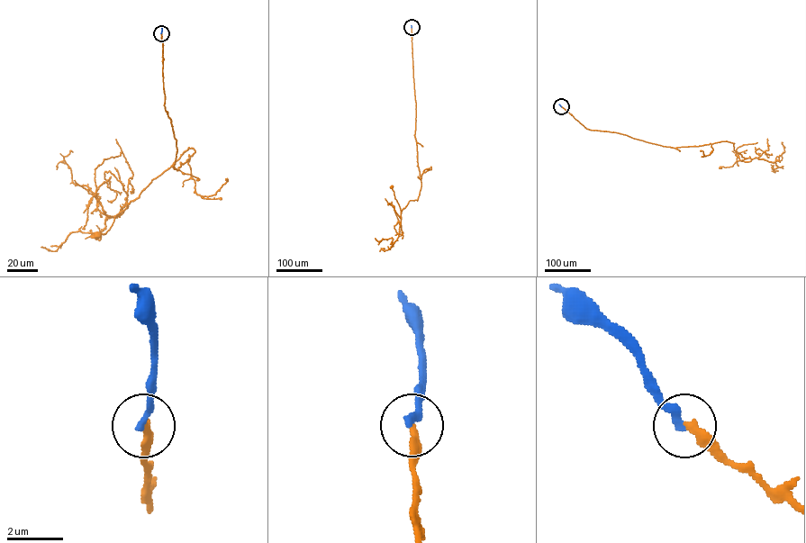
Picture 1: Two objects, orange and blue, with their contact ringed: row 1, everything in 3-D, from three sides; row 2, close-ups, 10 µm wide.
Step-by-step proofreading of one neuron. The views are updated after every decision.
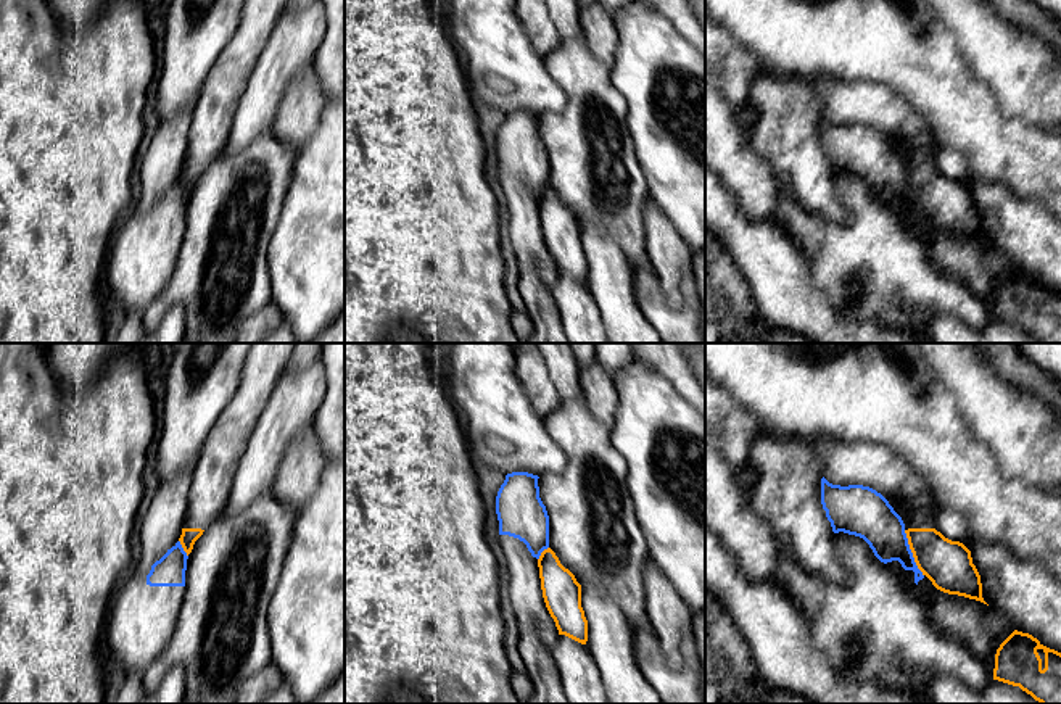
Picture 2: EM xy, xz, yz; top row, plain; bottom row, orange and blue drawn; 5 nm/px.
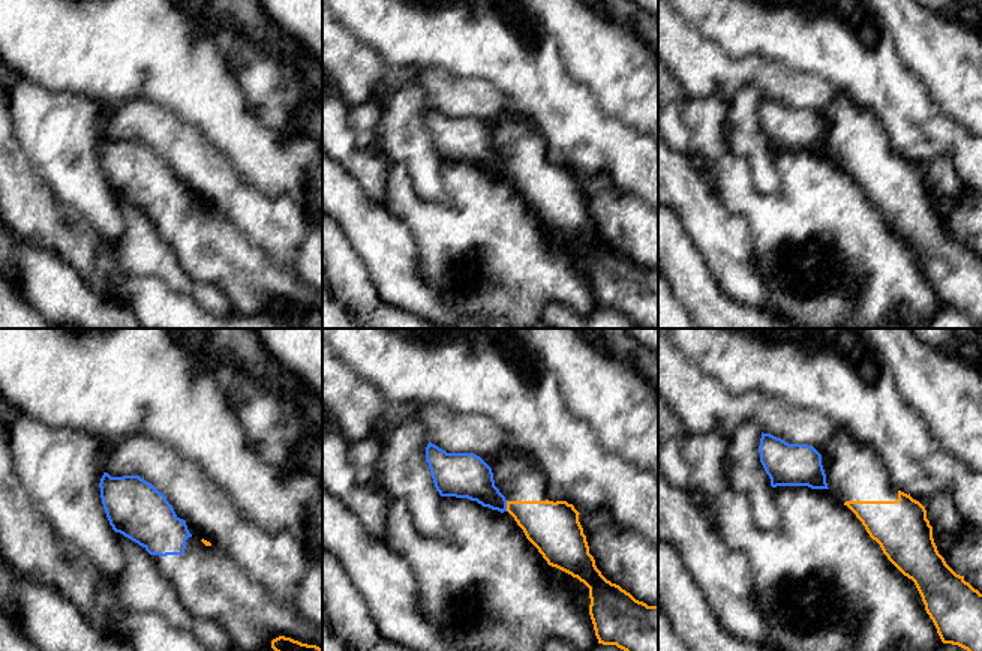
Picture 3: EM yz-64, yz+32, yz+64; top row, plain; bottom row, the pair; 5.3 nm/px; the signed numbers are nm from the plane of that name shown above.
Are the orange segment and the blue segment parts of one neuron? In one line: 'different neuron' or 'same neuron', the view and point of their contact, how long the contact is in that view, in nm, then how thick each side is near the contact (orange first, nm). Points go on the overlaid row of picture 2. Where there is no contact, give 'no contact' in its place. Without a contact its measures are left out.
different neuron; meets orange in yz at (912, 551); contact 260 nm long; 240 nm thick on the orange side, 220 nm on the other

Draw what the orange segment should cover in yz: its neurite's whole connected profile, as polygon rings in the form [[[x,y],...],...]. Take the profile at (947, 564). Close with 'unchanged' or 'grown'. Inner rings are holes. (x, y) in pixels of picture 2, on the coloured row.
[[[902,503],[892,504],[905,524],[905,533],[918,569],[932,585],[948,594],[958,594],[987,604],[982,598],[980,575],[971,551],[937,532],[931,507],[905,512]]]; grown

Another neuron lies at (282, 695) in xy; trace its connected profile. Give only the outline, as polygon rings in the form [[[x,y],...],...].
[[[282,681],[275,690],[266,691],[264,698],[258,704],[299,704],[290,685]]]

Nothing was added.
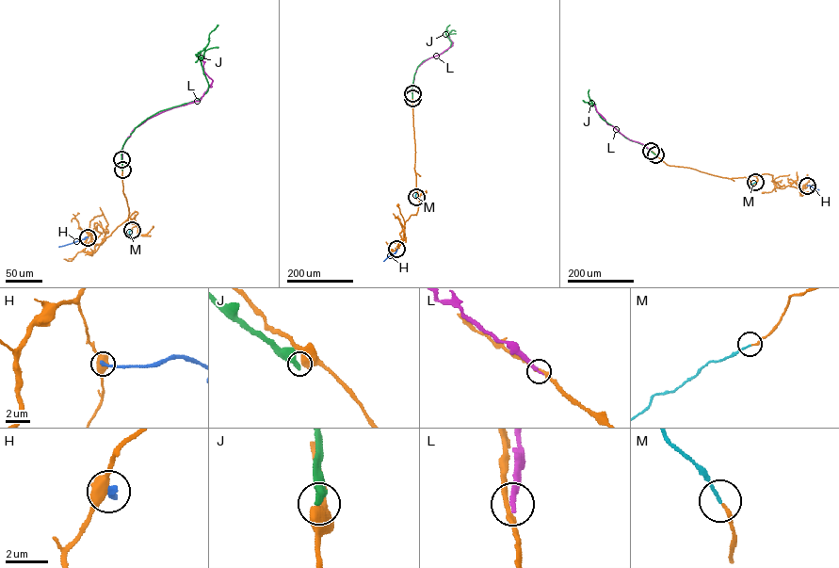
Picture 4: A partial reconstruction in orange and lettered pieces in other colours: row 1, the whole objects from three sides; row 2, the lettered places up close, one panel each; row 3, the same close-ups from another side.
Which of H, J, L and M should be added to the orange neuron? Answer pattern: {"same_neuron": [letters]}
{"same_neuron": ["M"]}

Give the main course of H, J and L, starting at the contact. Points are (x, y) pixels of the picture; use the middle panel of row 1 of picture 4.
H: (396, 249), (383, 261)
J: (412, 98), (417, 67), (446, 51), (451, 43), (447, 37), (452, 30), (456, 31)
L: (412, 93), (417, 68), (450, 47), (453, 42), (449, 36)

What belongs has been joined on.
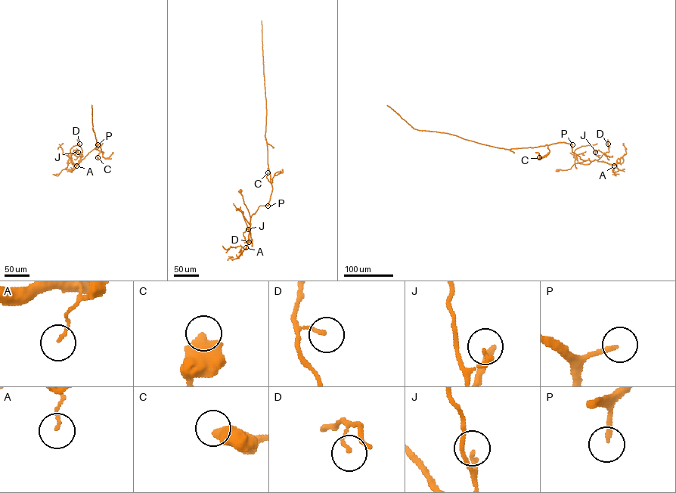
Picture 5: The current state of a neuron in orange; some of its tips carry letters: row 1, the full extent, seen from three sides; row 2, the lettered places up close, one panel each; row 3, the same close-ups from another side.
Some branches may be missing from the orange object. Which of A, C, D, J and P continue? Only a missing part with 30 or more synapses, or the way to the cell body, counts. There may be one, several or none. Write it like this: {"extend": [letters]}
{"extend": ["P"]}

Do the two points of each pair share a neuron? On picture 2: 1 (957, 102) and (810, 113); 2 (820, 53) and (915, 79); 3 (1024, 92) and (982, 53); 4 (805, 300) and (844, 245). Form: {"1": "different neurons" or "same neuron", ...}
{"1": "same neuron", "2": "same neuron", "3": "same neuron", "4": "different neurons"}

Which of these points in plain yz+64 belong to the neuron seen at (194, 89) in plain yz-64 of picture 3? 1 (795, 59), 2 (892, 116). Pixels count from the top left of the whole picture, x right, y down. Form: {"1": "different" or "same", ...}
{"1": "same", "2": "same"}

